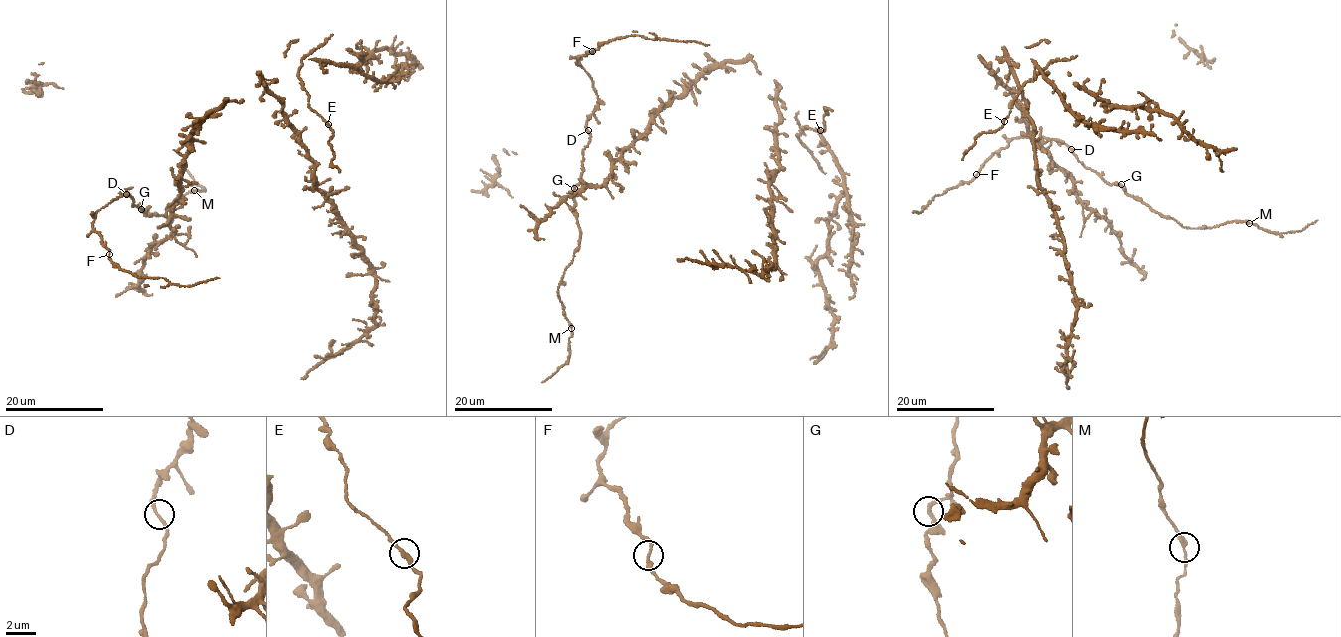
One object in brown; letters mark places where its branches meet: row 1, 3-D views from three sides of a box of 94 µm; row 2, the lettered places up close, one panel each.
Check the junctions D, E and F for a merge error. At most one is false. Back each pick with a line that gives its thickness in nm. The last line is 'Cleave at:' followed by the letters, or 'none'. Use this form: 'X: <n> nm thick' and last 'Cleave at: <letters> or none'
Cleave at: none

